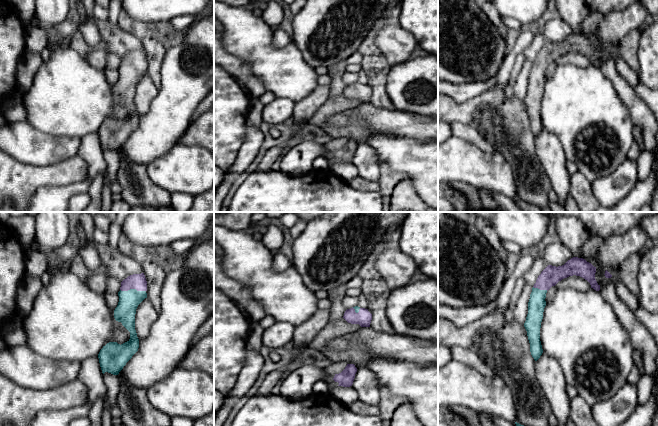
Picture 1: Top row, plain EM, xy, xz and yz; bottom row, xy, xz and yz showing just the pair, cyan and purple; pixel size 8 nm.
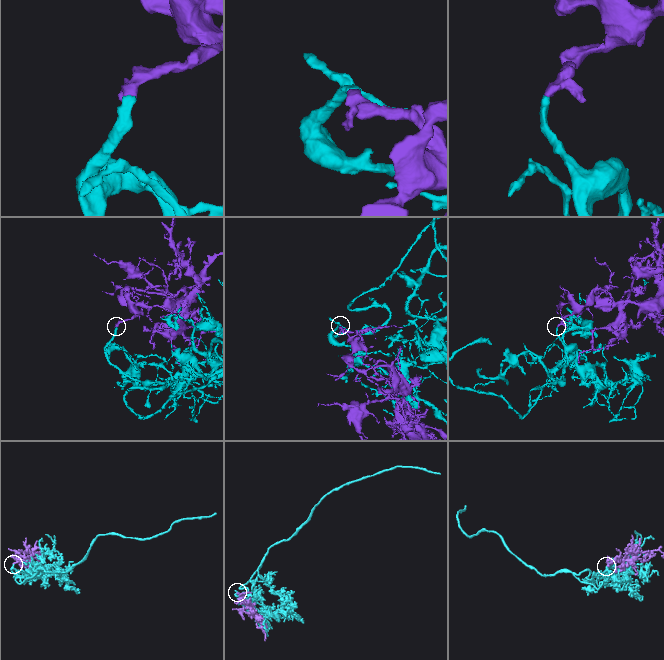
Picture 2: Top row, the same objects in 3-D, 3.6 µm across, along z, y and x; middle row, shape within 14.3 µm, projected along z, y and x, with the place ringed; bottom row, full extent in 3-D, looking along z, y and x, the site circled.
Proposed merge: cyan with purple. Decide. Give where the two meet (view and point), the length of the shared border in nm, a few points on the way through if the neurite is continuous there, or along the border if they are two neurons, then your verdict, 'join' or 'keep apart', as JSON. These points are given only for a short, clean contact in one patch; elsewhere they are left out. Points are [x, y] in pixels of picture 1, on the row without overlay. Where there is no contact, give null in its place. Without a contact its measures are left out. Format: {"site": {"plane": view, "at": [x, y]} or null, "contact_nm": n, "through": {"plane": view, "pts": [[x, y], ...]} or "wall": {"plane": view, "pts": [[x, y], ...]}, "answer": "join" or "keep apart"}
{"site": {"plane": "xy", "at": [133, 65]}, "contact_nm": 200, "through": {"plane": "xy", "pts": [[125, 87], [133, 65], [136, 57]]}, "answer": "join"}

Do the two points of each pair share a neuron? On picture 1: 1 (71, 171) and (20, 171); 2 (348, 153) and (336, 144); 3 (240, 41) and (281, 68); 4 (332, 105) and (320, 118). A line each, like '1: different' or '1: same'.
1: same
2: same
3: same
4: same

